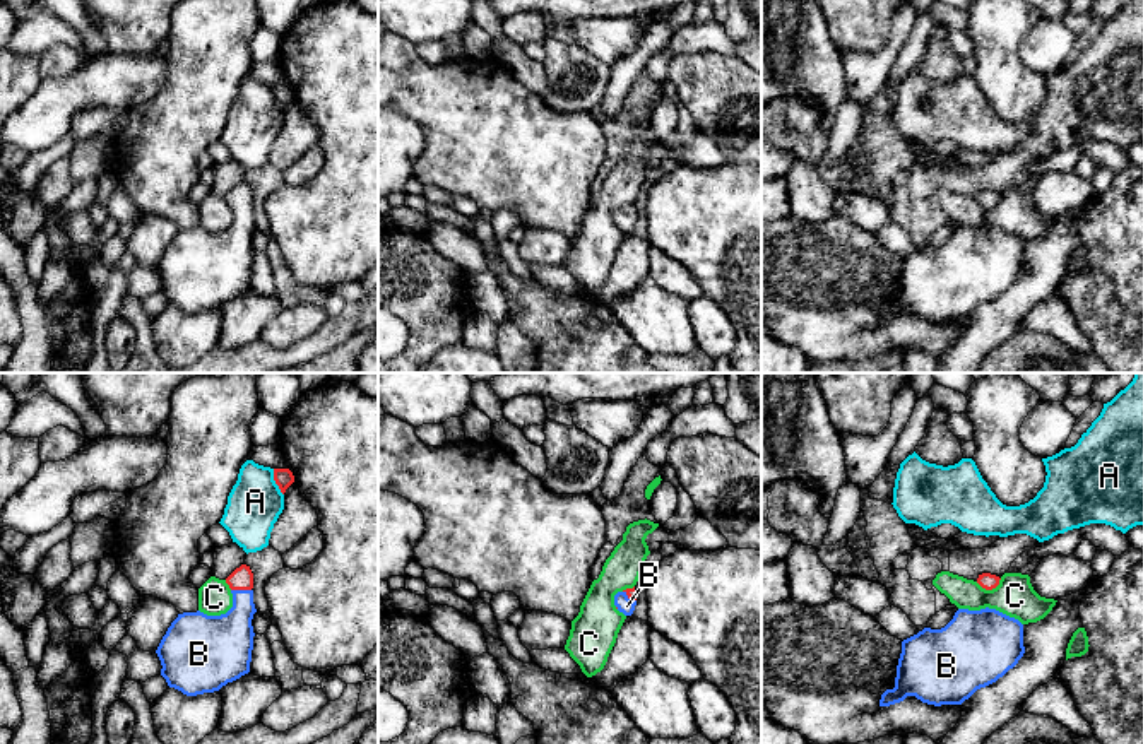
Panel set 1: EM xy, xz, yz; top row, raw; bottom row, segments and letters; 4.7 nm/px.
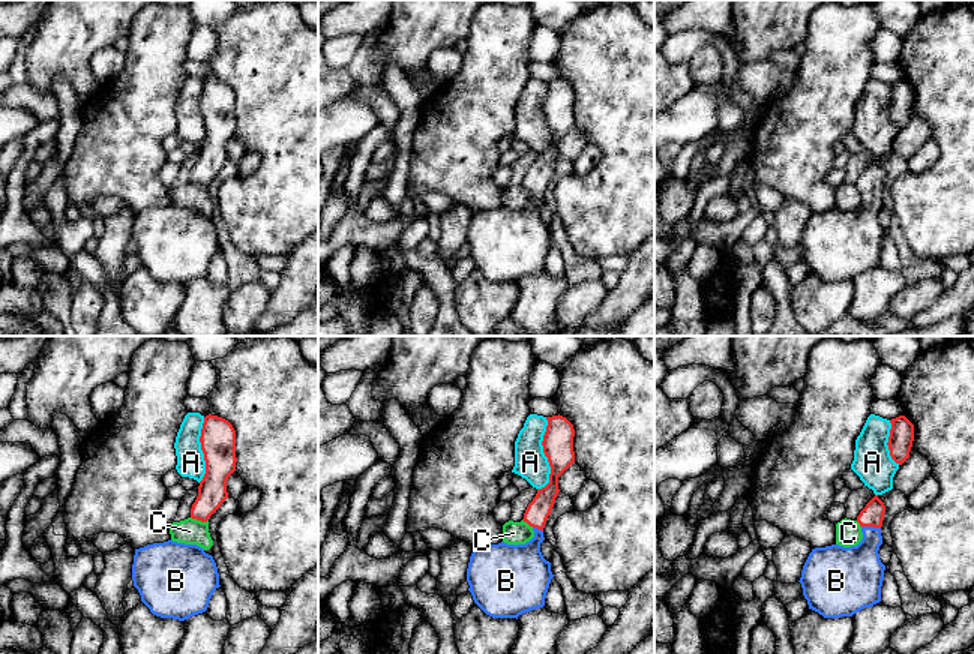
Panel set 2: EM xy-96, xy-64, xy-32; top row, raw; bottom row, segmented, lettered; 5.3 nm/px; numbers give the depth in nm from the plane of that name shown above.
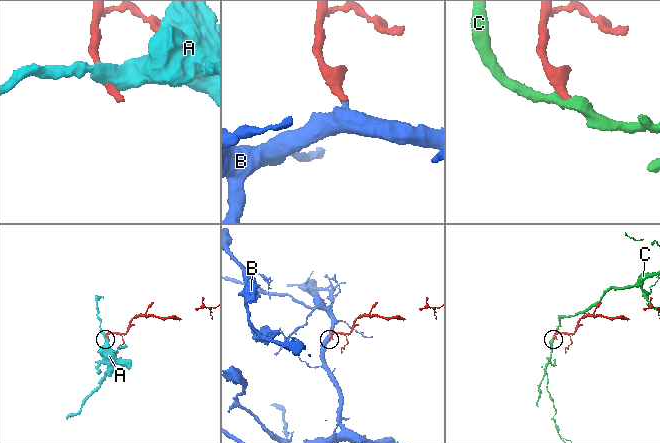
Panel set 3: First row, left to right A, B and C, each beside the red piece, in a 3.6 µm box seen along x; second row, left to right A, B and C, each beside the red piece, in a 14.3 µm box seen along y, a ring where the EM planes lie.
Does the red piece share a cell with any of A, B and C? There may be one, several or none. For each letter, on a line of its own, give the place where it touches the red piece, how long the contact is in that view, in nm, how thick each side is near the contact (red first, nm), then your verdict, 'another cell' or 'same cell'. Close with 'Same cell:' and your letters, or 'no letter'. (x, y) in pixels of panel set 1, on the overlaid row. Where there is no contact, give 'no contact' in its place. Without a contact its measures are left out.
A: meets red in xy at (276, 483); contact 140 nm long; 90 nm thick on the red side, 260 nm on the other; another cell
B: meets red in xy at (242, 589); contact 100 nm long; 110 nm thick on the red side, 240 nm on the other; same cell
C: meets red in yz at (989, 589); contact 130 nm long; 80 nm thick on the red side, 190 nm on the other; another cell
Same cell: B

